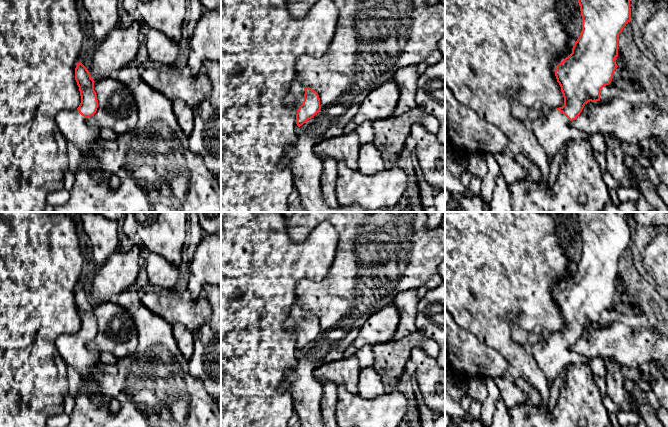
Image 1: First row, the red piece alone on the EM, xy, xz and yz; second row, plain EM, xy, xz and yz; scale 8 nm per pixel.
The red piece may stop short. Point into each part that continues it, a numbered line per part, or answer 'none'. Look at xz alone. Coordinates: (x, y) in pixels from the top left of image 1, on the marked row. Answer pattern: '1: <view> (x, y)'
1: xz (295, 98)

